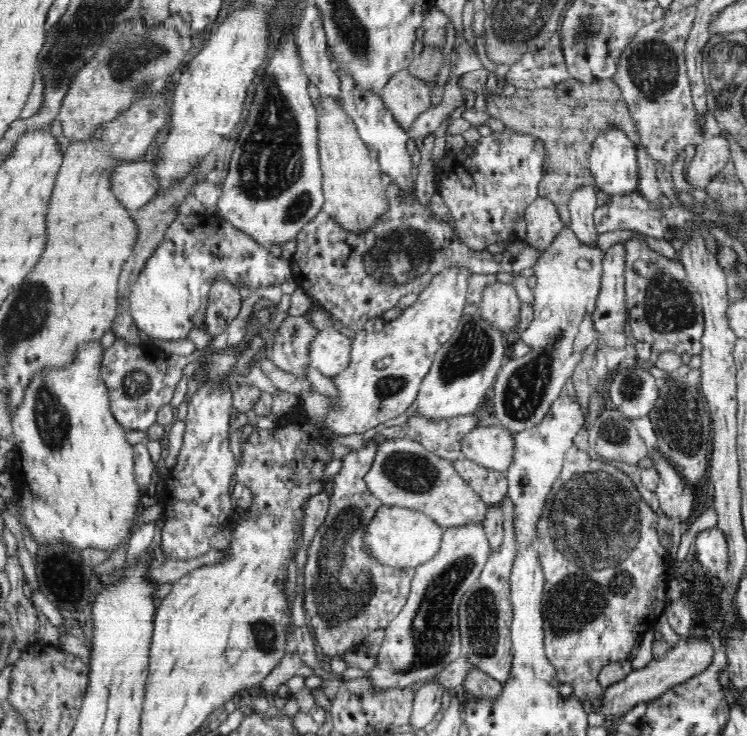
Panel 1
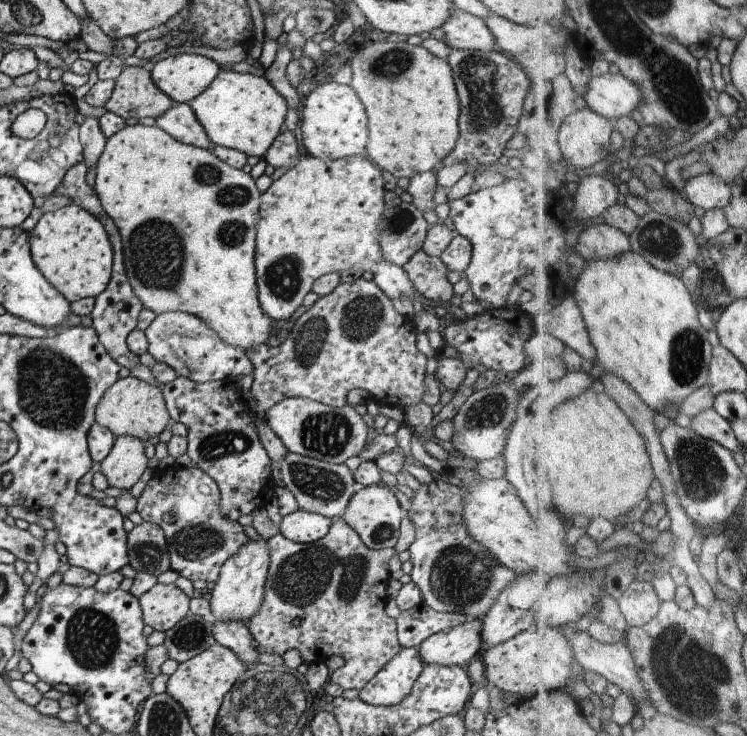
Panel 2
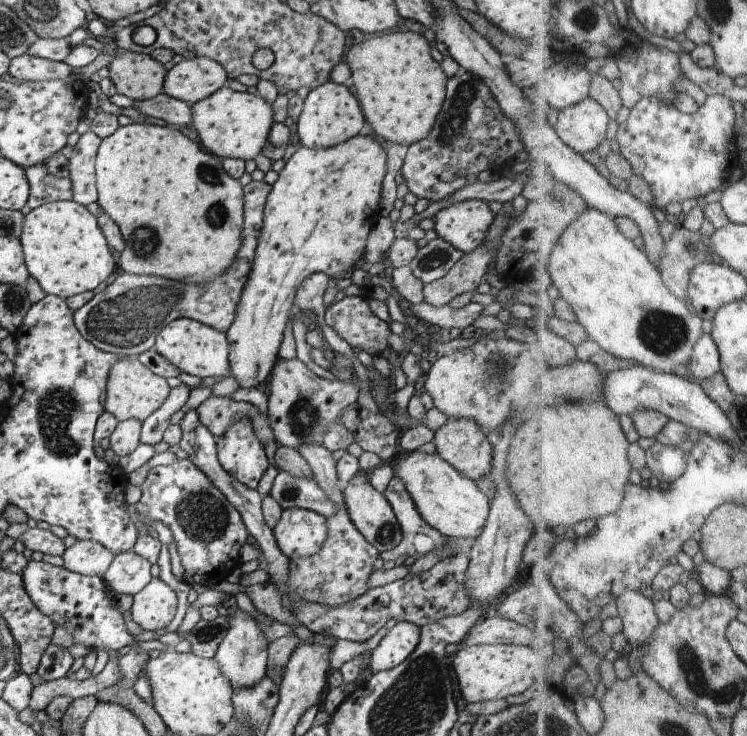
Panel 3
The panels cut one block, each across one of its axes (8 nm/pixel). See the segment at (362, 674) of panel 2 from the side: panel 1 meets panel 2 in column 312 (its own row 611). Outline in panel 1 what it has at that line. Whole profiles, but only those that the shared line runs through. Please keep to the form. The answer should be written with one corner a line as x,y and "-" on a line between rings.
572,445
565,453
566,456
560,475
556,478
552,491
546,497
542,507
542,514
535,526
537,535
533,542
533,548
538,553
545,576
545,585
542,593
545,634
544,650
550,664
556,669
557,679
561,684
570,684
574,697
578,697
581,701
590,700
594,712
599,712
605,688
600,685
597,676
604,666
626,659
628,653
632,650
632,646
641,641
644,633
654,626
659,616
664,613
664,609
668,604
668,601
666,601
666,588
668,588
668,582
672,578
672,563
675,558
668,555
667,550
659,541
657,535
658,515
648,505
648,502
642,498
642,492
638,492
637,487
623,471
612,464
603,462
603,460
592,459
588,453
575,445

